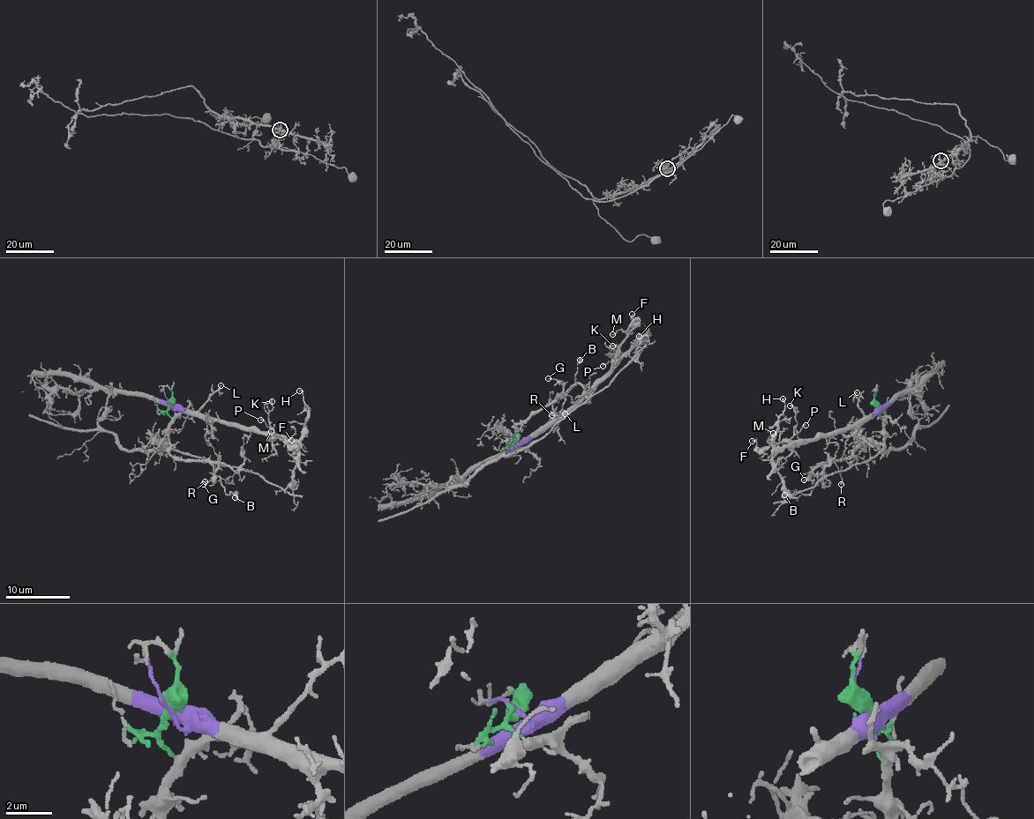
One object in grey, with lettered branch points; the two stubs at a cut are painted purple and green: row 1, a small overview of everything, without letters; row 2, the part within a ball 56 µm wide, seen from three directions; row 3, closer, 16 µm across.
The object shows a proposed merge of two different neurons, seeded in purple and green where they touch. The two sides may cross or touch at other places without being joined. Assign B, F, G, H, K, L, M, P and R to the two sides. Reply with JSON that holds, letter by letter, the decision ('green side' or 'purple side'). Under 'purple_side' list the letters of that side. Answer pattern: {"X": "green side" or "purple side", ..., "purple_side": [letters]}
{"B": "green side", "F": "purple side", "G": "green side", "H": "purple side", "K": "purple side", "L": "purple side", "M": "purple side", "P": "purple side", "R": "green side", "purple_side": ["F", "H", "K", "L", "M", "P"]}

